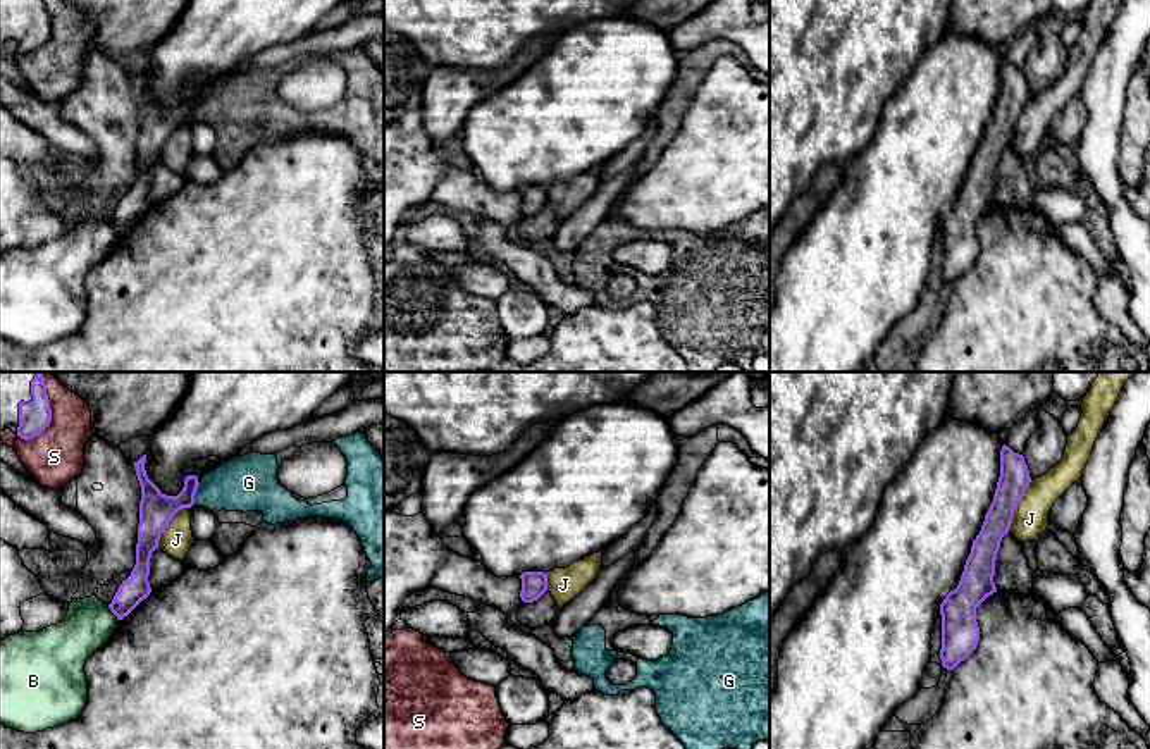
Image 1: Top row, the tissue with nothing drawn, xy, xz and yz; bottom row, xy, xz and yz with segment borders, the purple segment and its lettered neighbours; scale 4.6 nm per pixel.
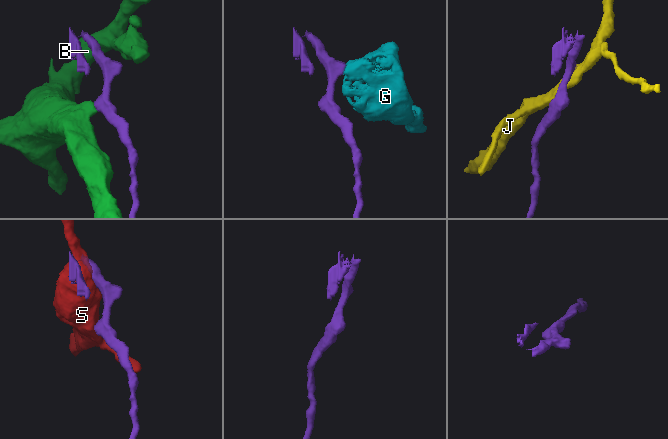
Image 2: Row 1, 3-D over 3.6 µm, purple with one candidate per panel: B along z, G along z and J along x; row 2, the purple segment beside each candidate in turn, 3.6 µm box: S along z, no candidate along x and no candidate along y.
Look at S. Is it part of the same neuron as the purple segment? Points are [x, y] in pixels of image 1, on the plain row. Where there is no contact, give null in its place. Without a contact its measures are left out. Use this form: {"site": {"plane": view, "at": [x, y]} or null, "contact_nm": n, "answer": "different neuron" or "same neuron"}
{"site": {"plane": "xy", "at": [50, 31]}, "contact_nm": 280, "answer": "different neuron"}

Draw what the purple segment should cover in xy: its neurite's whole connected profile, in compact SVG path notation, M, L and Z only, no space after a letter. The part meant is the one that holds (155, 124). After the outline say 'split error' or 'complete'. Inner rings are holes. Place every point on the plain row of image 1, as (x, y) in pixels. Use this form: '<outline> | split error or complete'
M146 69L133 77L141 100L136 179L131 189L122 195L108 219L117 234L127 231L150 210L151 201L148 189L151 167L158 164L160 148L172 131L179 124L191 122L195 119L195 108L200 100L196 90L188 90L184 93L184 102L177 110L162 108L160 103L148 93L145 77Z | complete

